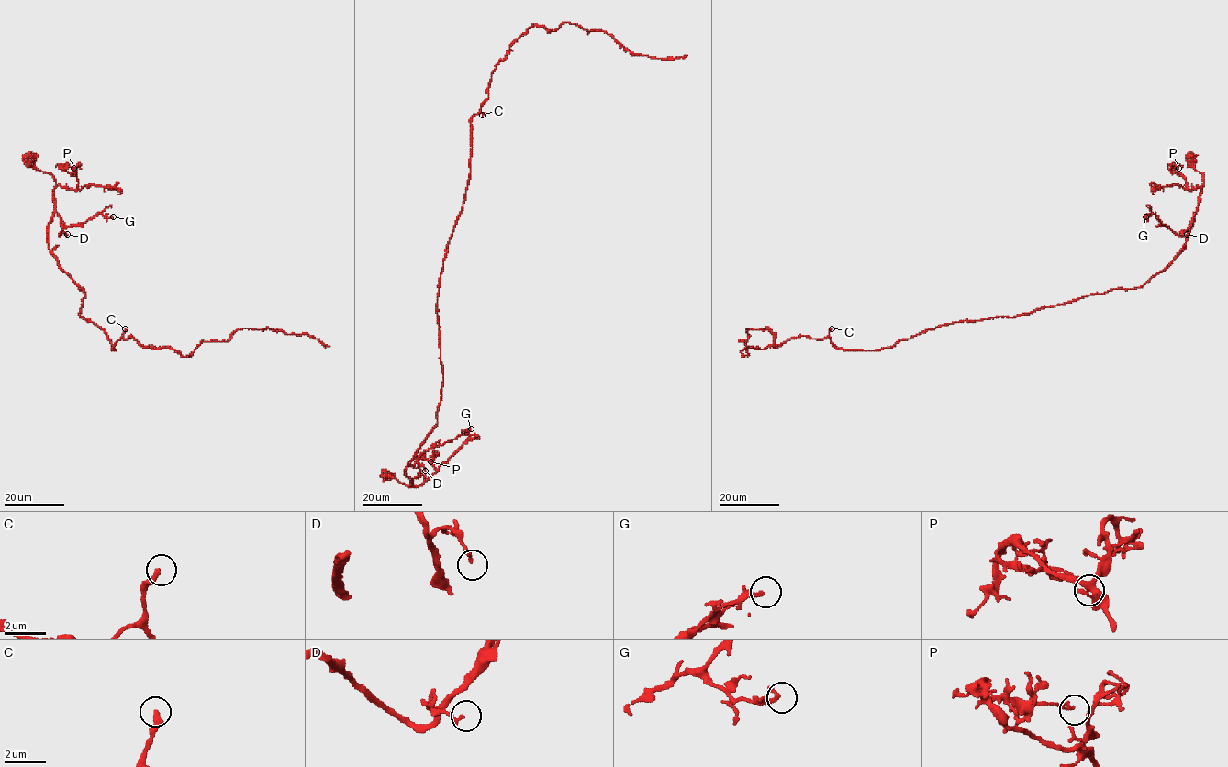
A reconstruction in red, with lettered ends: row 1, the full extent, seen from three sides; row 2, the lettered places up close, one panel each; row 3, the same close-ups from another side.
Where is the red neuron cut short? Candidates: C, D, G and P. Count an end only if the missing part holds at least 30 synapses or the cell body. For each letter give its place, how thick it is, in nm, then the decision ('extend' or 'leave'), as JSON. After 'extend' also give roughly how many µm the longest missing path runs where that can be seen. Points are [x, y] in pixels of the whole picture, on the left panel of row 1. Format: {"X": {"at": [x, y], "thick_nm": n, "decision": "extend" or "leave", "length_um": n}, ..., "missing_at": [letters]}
{"C": {"at": [125, 328], "thick_nm": 280, "decision": "extend", "length_um": 120}, "D": {"at": [67, 234], "thick_nm": 180, "decision": "leave"}, "G": {"at": [113, 216], "thick_nm": 240, "decision": "leave"}, "P": {"at": [73, 168], "thick_nm": 130, "decision": "leave"}, "missing_at": ["C"]}

